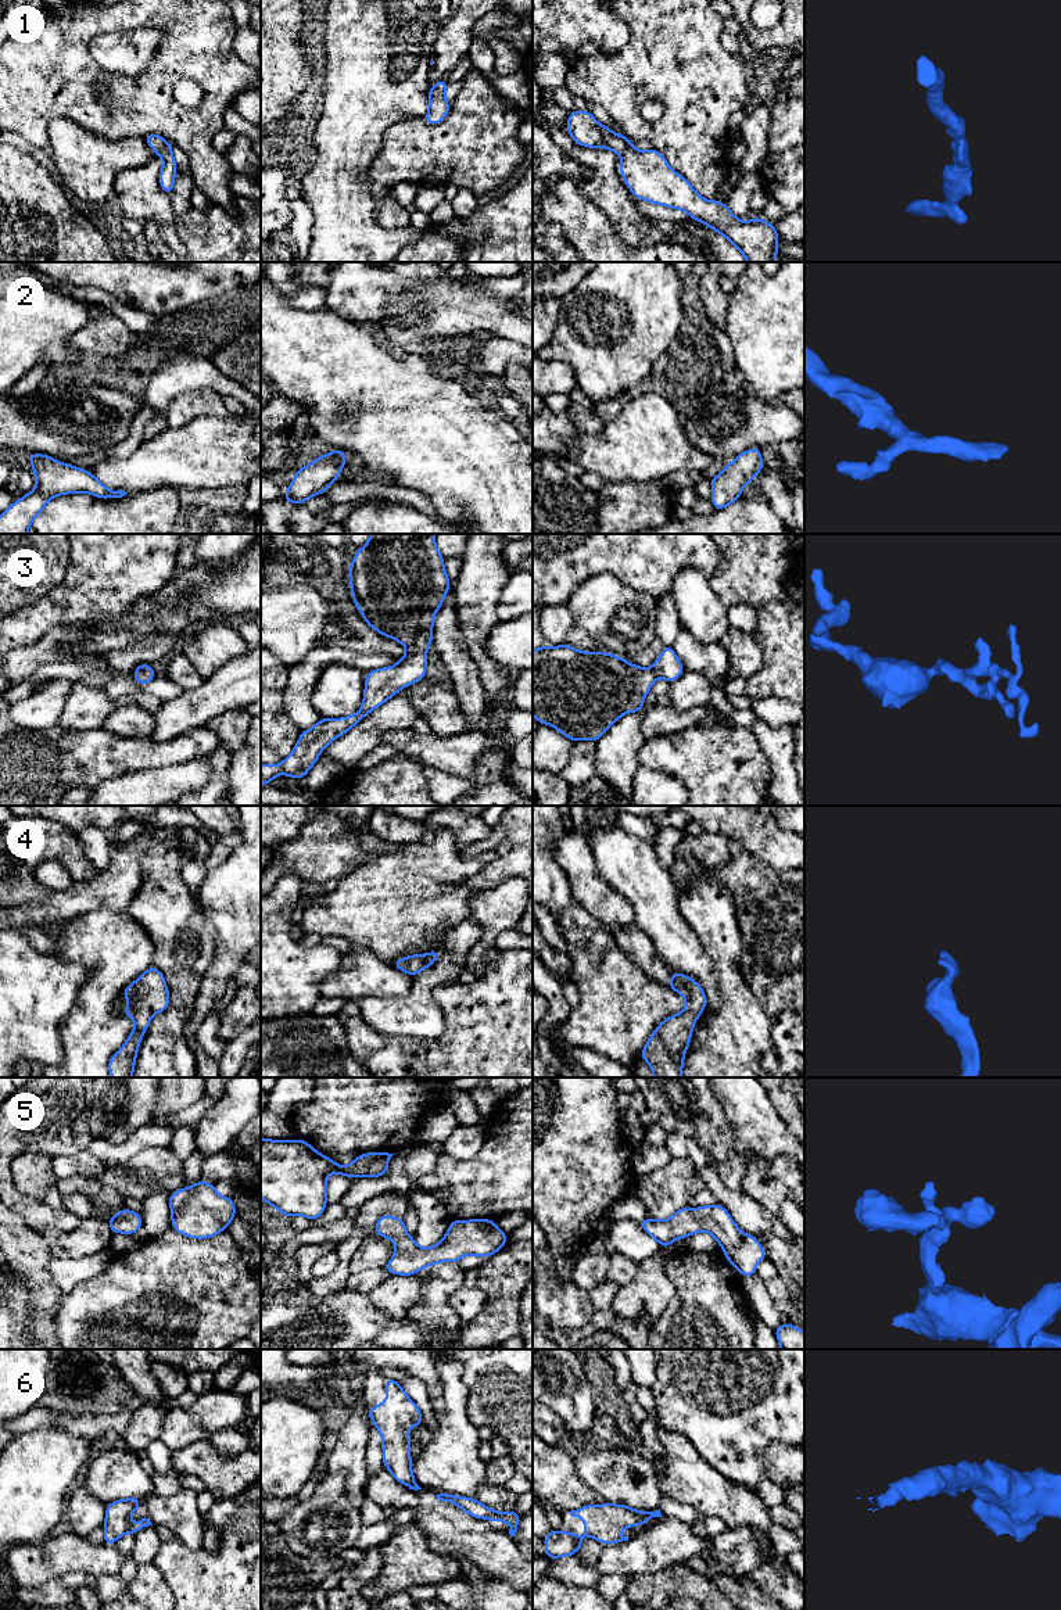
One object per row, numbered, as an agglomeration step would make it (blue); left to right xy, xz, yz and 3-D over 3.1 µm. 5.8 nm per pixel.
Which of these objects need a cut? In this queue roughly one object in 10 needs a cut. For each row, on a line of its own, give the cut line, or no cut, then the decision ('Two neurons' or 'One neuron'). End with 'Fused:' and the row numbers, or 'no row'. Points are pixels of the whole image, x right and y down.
1: No split. One neuron
2: No split. One neuron
3: No split. One neuron
4: No split. One neuron
5: No split. One neuron
6: No split. One neuron
Fused: no row

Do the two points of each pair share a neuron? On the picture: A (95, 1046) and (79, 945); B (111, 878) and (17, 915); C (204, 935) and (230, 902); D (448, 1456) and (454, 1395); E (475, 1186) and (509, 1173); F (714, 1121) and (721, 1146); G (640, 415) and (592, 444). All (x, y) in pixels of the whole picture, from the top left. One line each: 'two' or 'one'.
A: one
B: one
C: two
D: one
E: one
F: one
G: one

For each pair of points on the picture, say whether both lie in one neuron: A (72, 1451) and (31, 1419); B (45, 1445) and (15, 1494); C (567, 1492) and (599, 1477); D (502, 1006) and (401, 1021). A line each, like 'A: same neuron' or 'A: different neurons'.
A: different neurons
B: same neuron
C: different neurons
D: different neurons

